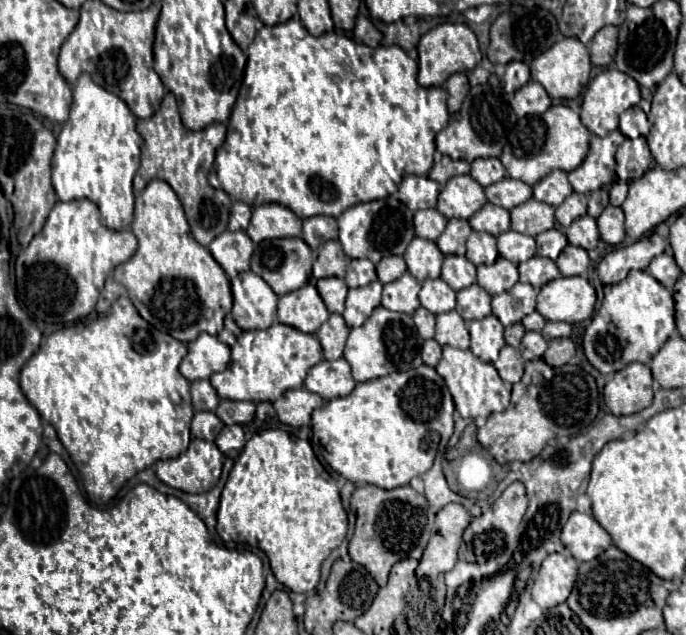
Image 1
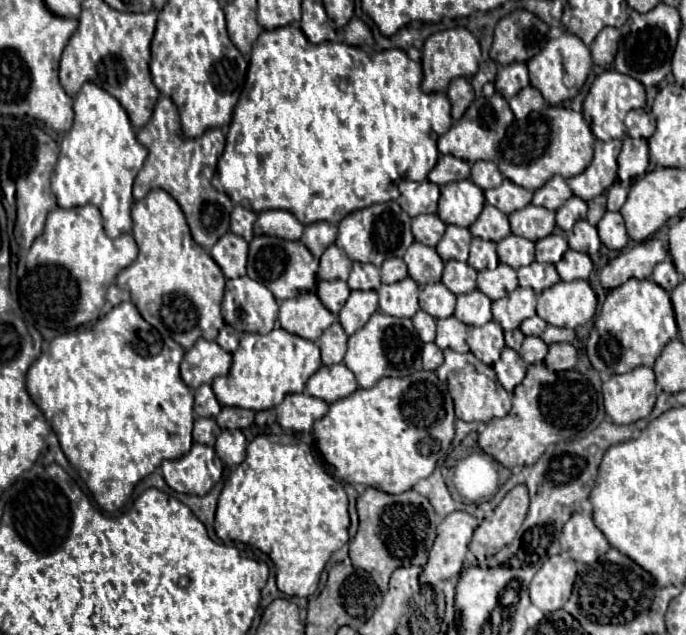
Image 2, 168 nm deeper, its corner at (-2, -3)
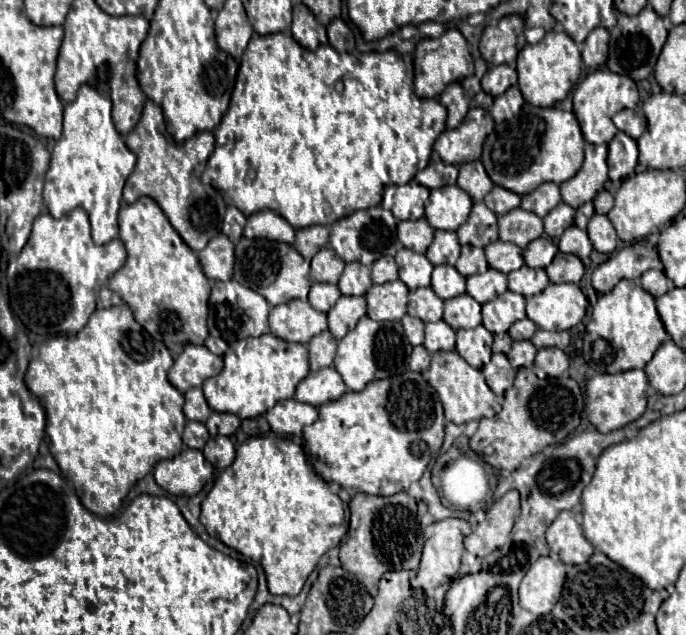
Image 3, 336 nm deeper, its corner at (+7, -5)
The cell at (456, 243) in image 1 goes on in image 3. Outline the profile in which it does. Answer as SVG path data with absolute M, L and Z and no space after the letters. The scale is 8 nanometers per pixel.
M436 230L434 242L430 244L426 256L432 264L456 264L460 256L460 242L456 232Z

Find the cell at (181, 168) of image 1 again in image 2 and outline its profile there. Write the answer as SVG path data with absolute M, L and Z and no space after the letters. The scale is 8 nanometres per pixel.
M161 96L151 120L137 130L137 140L149 150L149 154L133 184L135 200L143 198L153 188L161 188L171 194L187 218L193 240L209 250L223 234L229 232L229 216L233 210L231 198L211 186L211 170L215 170L217 158L225 148L225 134L221 130L209 130L199 138L185 138L181 134L177 106L171 98Z

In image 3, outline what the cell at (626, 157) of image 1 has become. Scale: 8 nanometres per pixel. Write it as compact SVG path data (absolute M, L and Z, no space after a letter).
M618 132L608 144L608 168L610 168L610 188L618 190L624 178L634 176L638 164L638 146L636 140L624 132Z

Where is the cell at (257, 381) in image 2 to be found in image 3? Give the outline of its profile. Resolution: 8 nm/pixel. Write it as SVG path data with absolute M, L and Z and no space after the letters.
M264 334L230 344L224 354L224 370L218 376L208 378L202 390L212 410L232 412L242 420L256 418L268 412L278 400L292 398L298 382L306 378L308 372L308 352L304 344L292 344L274 334Z

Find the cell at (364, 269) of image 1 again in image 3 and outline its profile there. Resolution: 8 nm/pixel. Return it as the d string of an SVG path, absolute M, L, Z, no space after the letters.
M350 262L346 264L338 288L342 294L348 296L364 296L372 286L372 278L370 278L370 268L358 262Z

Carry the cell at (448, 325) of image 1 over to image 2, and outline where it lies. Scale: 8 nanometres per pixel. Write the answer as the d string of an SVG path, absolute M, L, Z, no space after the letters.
M449 316L445 320L437 320L437 340L435 340L435 344L441 350L451 348L455 352L469 352L465 338L467 338L467 326L463 322L459 322L455 316Z

